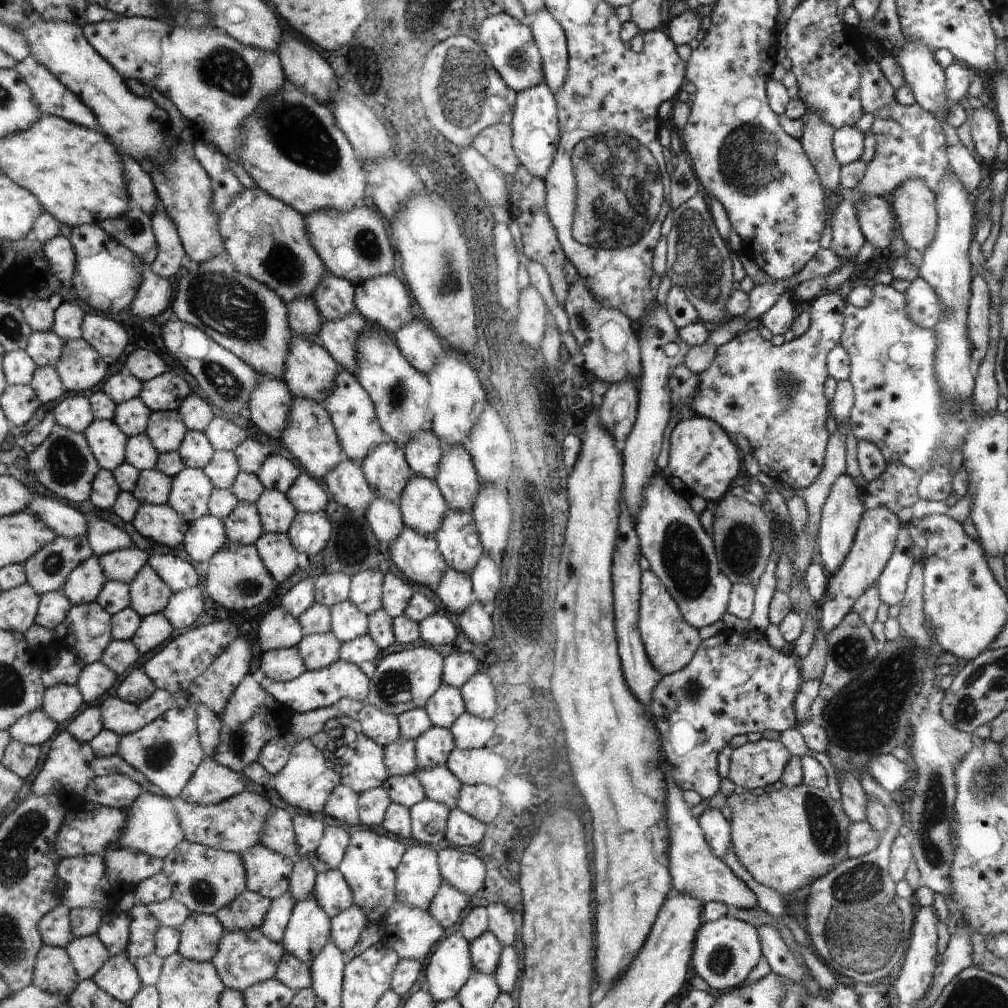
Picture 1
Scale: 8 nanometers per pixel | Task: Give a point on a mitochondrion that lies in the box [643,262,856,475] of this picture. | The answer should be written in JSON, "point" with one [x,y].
{"point":[786,385]}

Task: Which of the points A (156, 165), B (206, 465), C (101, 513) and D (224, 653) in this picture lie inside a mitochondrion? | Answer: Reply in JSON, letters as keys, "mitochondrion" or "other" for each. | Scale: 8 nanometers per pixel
{"A":"other","B":"other","C":"other","D":"other"}

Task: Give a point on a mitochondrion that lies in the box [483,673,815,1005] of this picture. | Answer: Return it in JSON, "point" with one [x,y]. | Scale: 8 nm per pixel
{"point":[722,957]}

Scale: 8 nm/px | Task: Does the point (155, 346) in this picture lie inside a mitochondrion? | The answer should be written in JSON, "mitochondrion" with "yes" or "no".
{"mitochondrion":"no"}

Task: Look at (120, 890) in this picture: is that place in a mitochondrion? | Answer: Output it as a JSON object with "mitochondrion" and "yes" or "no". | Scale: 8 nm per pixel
{"mitochondrion":"no"}

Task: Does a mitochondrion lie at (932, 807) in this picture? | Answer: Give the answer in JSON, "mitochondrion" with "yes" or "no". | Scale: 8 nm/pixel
{"mitochondrion":"yes"}

